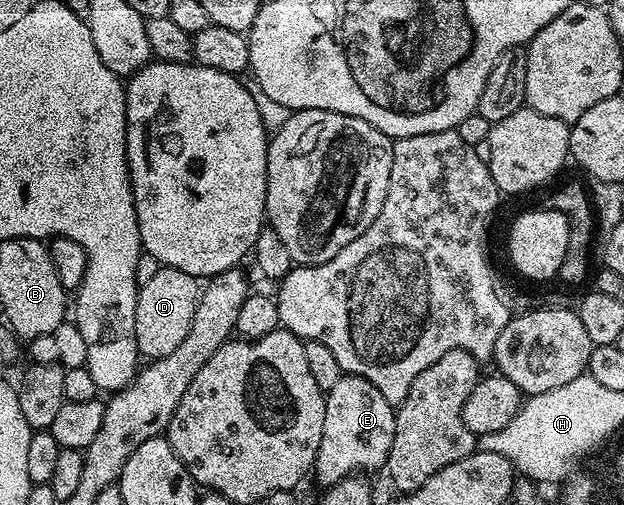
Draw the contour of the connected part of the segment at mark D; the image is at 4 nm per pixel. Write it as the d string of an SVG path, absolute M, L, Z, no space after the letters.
M157 266L155 270L145 283L143 280L139 284L134 313L136 344L141 356L148 361L174 353L174 349L178 349L178 345L186 341L186 335L194 325L196 301L200 298L202 290L201 280L194 278L190 273L162 266Z

